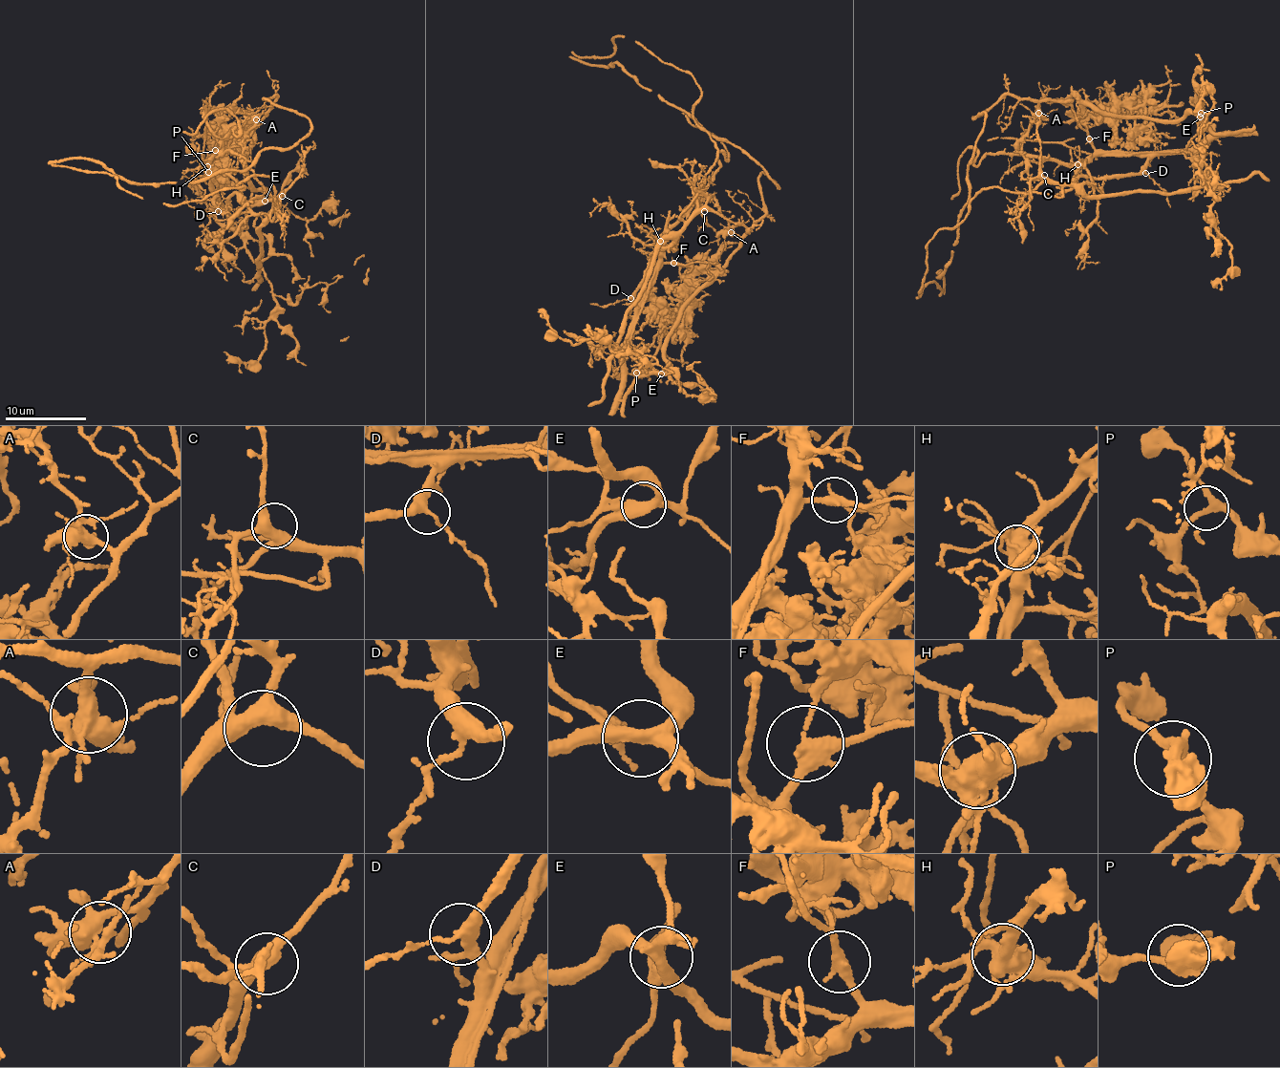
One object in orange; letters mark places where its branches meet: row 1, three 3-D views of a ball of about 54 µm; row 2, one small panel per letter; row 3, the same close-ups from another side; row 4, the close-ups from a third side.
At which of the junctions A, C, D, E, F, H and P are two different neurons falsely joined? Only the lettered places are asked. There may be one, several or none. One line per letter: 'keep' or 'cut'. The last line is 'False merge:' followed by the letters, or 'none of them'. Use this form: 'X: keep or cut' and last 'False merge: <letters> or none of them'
A: cut
C: keep
D: keep
E: cut
F: cut
H: cut
P: keep
False merge: A, E, F, H

